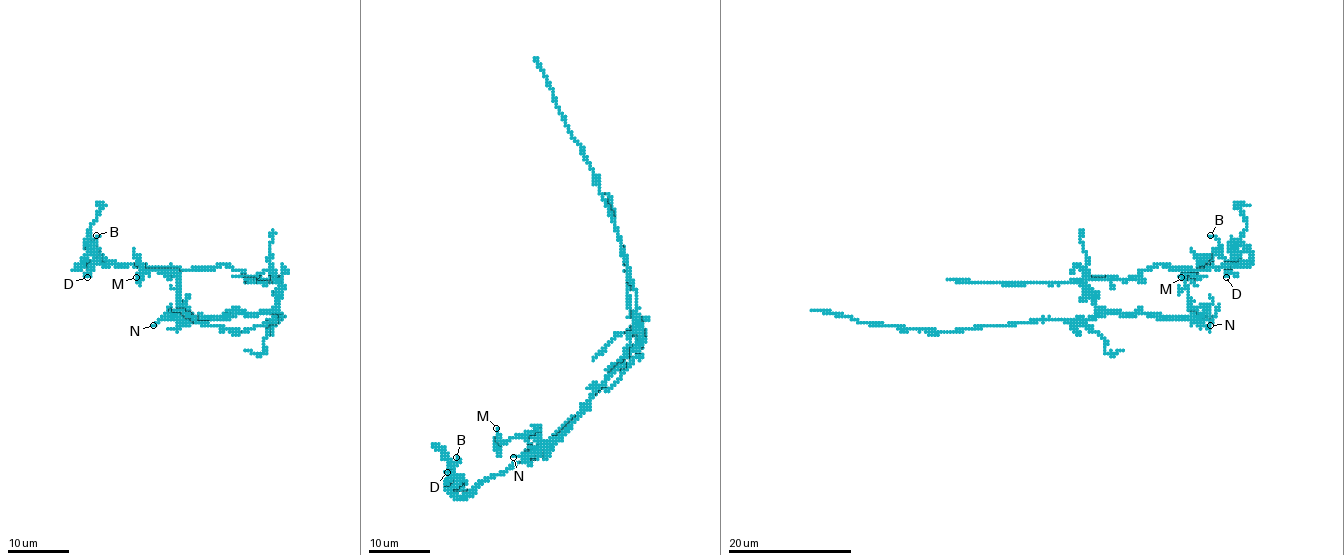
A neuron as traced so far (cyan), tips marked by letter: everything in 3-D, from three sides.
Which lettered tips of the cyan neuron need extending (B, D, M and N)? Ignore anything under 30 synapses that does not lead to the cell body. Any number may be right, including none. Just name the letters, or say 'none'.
none

